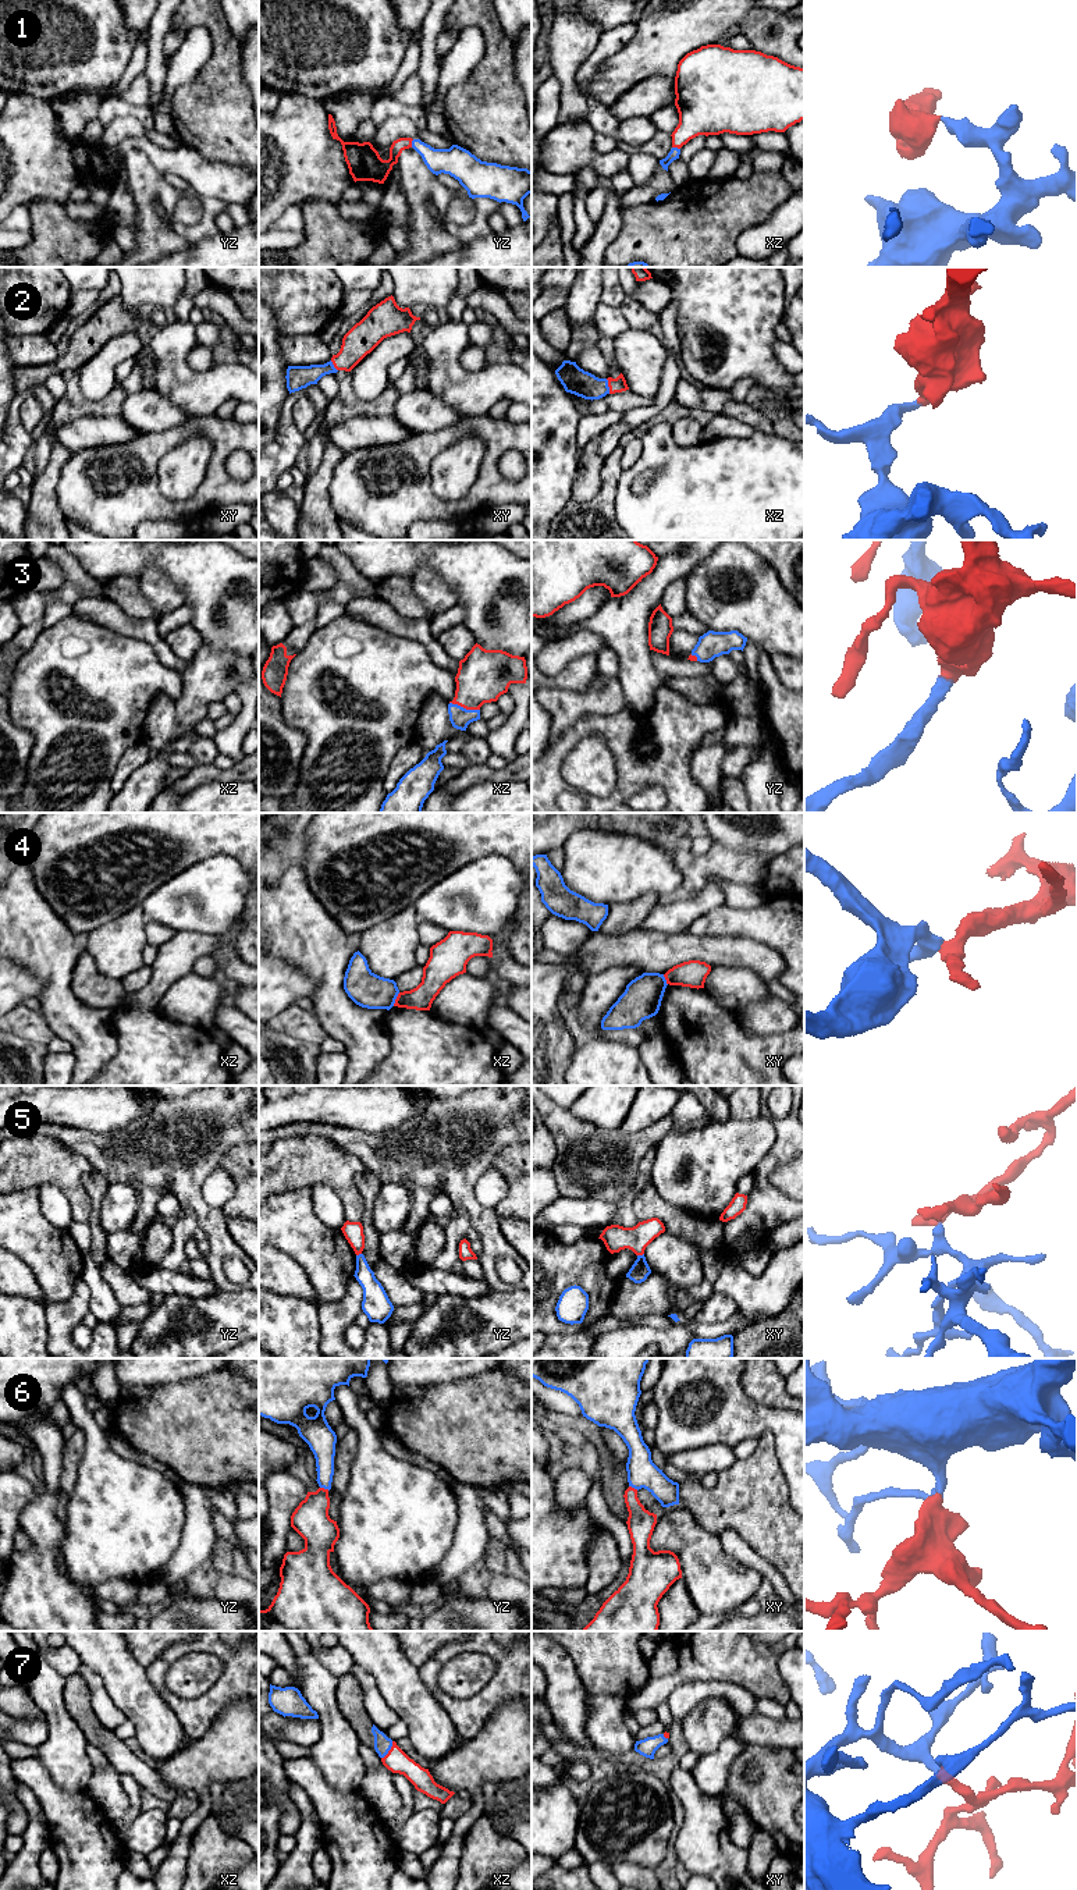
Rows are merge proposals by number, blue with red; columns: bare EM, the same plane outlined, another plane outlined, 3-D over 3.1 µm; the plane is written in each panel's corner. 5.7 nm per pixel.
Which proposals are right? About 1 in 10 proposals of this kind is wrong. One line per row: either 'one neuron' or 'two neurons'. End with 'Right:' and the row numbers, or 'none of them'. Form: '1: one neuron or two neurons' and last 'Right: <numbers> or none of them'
1: one neuron
2: one neuron
3: one neuron
4: two neurons
5: two neurons
6: one neuron
7: one neuron
Right: 1, 2, 3, 6, 7

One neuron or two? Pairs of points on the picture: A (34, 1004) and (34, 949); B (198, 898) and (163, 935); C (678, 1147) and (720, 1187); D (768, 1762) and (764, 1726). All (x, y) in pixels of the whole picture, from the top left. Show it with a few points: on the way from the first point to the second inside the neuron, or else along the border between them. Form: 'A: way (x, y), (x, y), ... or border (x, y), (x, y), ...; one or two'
A: border (36, 998), (42, 1012); two
B: border (148, 922), (169, 926), (176, 931); two
C: way (689, 1154), (710, 1176); one
D: border (745, 1743), (789, 1750); two

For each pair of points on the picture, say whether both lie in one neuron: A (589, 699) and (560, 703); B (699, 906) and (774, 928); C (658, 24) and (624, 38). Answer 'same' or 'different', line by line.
A: same
B: different
C: different

